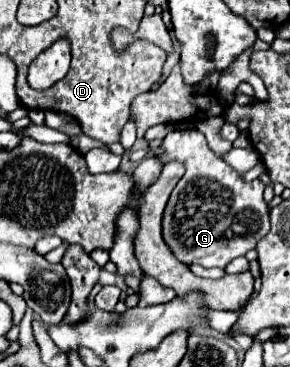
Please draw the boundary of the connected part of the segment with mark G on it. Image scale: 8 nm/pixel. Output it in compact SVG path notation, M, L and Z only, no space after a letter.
M199 129L171 131L161 141L161 147L161 161L181 161L185 165L185 175L173 189L163 215L163 237L167 239L167 245L179 261L187 265L199 263L203 267L225 267L235 257L241 257L251 251L257 241L269 233L269 207L263 201L263 181L243 181L229 163L225 163L209 149L207 139Z

